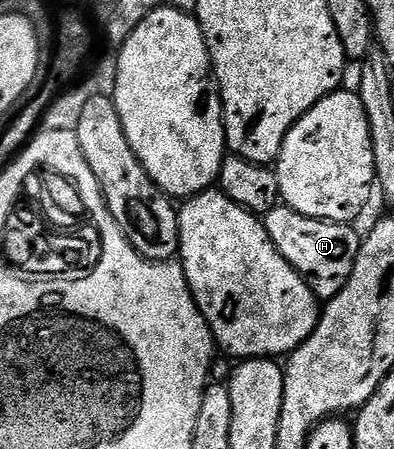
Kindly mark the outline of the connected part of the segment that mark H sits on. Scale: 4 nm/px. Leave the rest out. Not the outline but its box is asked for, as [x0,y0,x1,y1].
[265,204,361,300]

